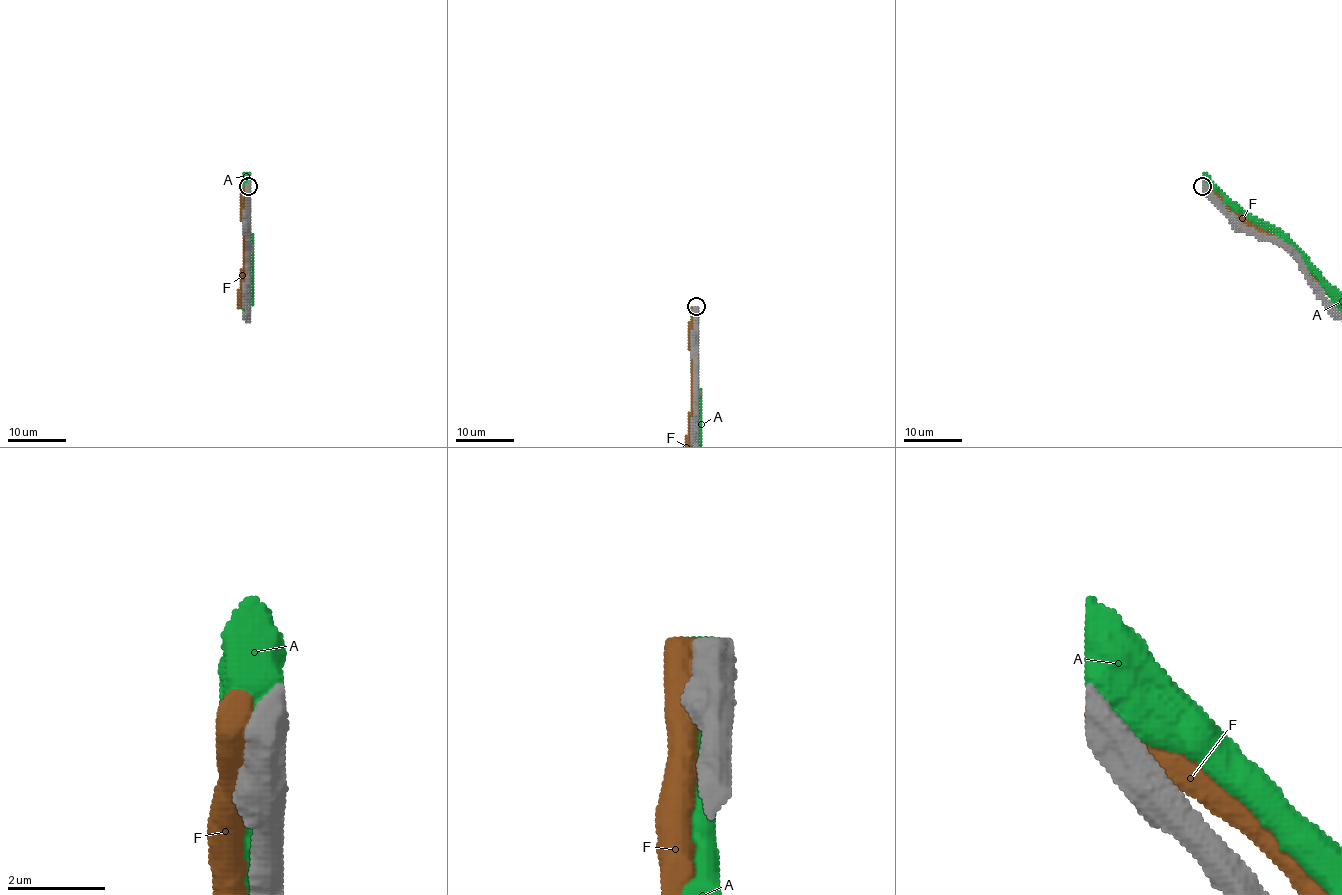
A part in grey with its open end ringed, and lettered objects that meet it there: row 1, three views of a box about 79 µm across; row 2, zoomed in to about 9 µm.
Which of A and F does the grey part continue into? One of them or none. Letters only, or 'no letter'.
no letter

